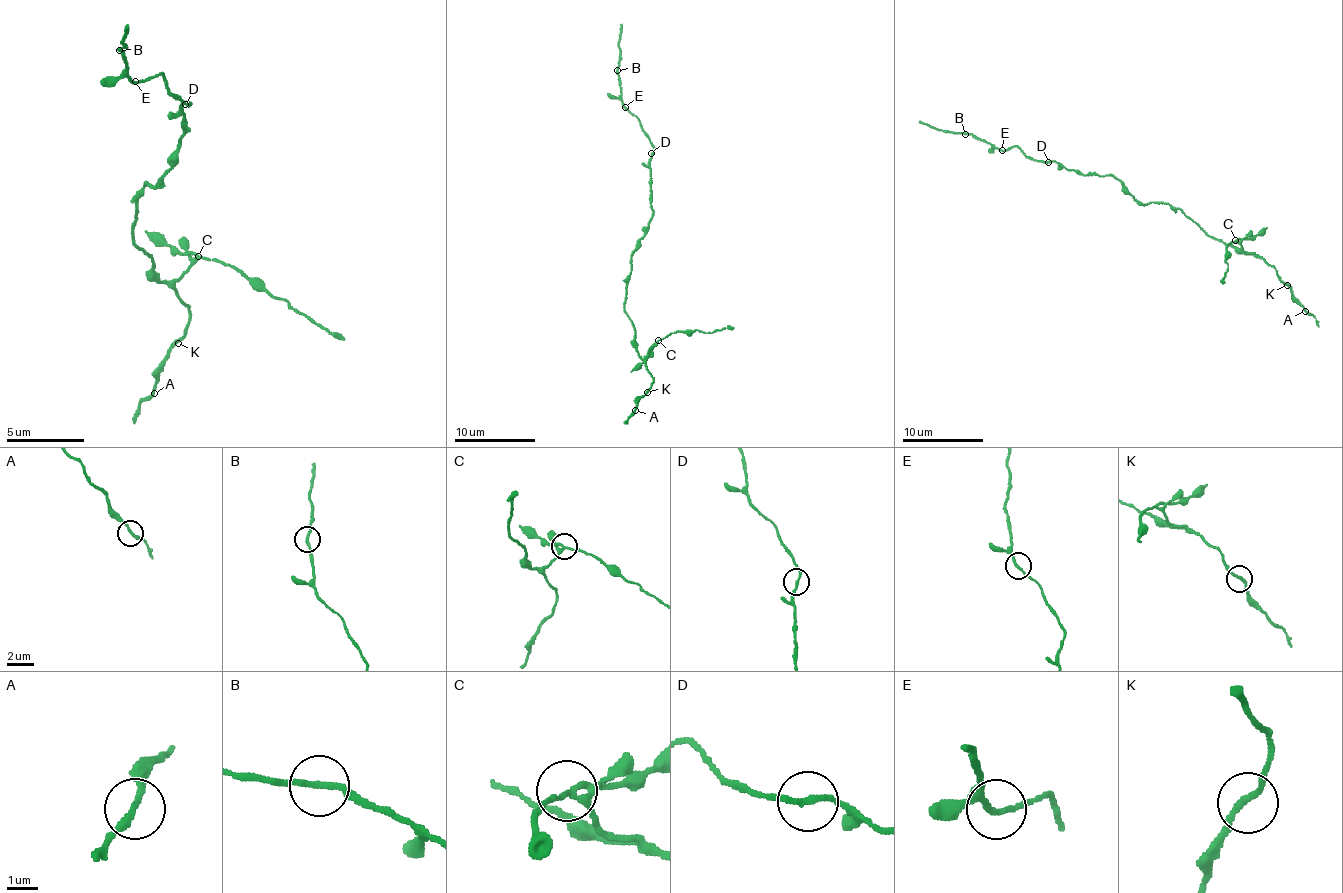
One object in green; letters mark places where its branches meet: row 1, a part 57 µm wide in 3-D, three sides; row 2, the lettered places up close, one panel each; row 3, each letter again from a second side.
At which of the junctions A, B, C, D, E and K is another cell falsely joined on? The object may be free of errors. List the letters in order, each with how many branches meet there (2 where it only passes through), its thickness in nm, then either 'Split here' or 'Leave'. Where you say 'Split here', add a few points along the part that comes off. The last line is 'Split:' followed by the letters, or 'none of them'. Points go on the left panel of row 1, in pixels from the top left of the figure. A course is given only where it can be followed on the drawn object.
A: Branches: 2. Thickness 220 nm. Leave
B: Branches: 2. Thickness 190 nm. Leave
C: Branches: 3. Thickness 170 nm. Split here. Course of the part to remove: (197, 257), (240, 268), (299, 311), (345, 339)
D: Branches: 2. Thickness 180 nm. Leave
E: Branches: 2. Thickness 170 nm. Leave
K: Branches: 2. Thickness 190 nm. Leave
Split: C

